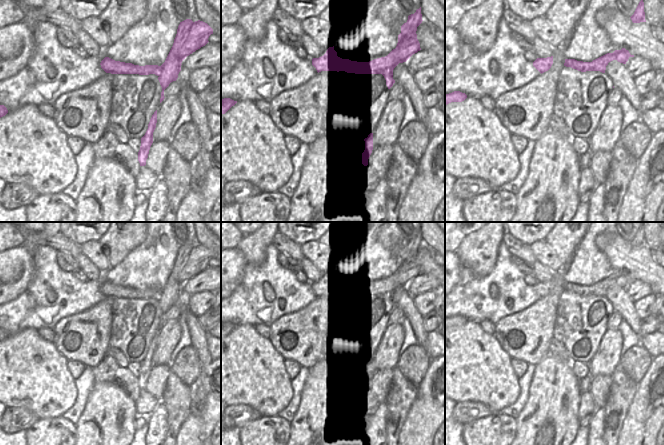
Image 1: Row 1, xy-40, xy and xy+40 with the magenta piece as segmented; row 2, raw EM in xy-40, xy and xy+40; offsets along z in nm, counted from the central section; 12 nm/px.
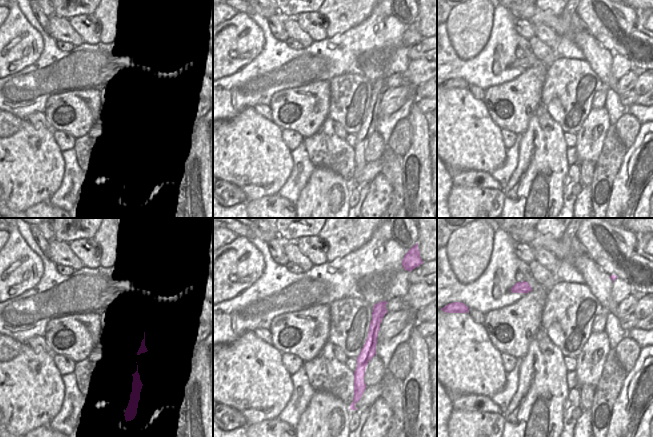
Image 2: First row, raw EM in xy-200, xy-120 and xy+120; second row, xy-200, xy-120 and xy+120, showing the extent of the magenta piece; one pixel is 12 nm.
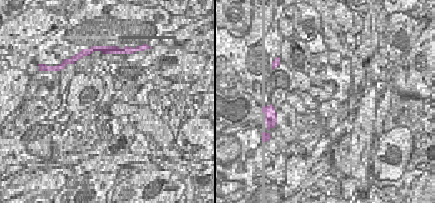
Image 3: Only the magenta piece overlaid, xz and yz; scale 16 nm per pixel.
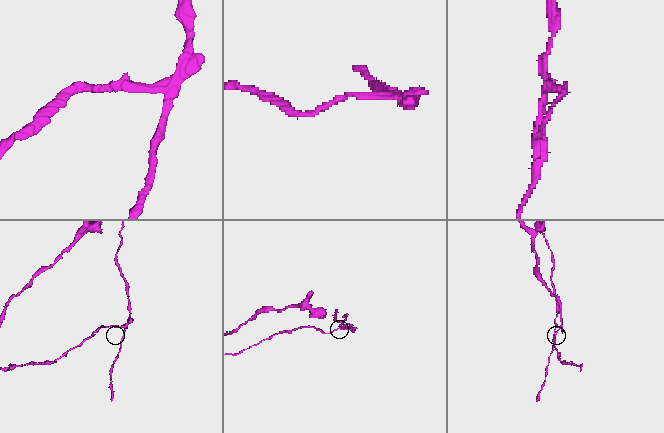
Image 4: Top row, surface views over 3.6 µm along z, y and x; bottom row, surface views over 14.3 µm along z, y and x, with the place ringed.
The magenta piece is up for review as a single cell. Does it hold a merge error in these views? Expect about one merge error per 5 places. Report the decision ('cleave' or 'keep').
cleave

